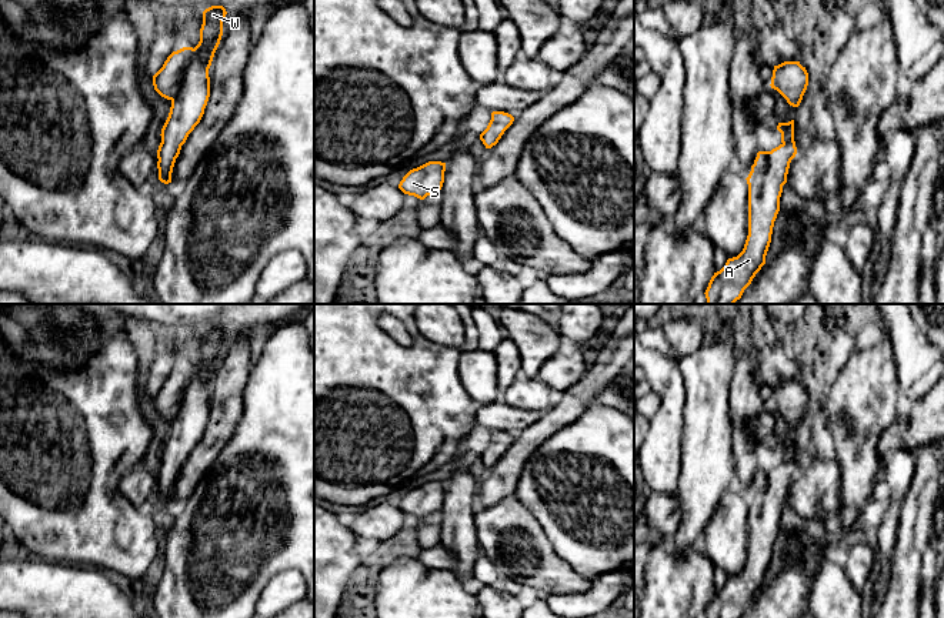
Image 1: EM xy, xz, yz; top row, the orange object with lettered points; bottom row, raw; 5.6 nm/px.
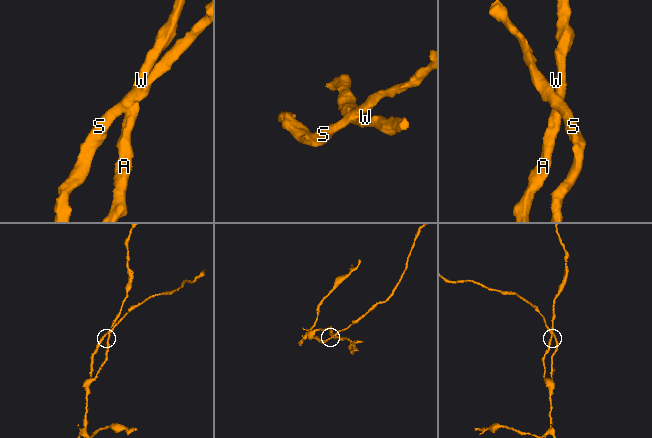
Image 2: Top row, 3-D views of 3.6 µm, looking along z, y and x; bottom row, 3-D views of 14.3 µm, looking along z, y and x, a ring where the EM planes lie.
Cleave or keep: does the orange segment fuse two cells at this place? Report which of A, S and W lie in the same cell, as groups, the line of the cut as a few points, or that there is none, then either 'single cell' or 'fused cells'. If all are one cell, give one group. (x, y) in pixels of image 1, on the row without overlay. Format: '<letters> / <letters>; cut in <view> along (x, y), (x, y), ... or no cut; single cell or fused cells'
A S W; no cut; single cell

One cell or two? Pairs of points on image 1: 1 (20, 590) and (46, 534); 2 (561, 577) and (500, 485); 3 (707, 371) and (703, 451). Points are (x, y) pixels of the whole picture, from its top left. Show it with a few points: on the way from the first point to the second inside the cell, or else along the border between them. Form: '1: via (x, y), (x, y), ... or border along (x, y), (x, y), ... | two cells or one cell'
1: border along (34, 555), (43, 560), (69, 563) | two cells
2: border along (513, 495), (507, 495), (484, 508) | two cells
3: via (707, 391), (703, 398), (703, 431) | one cell

